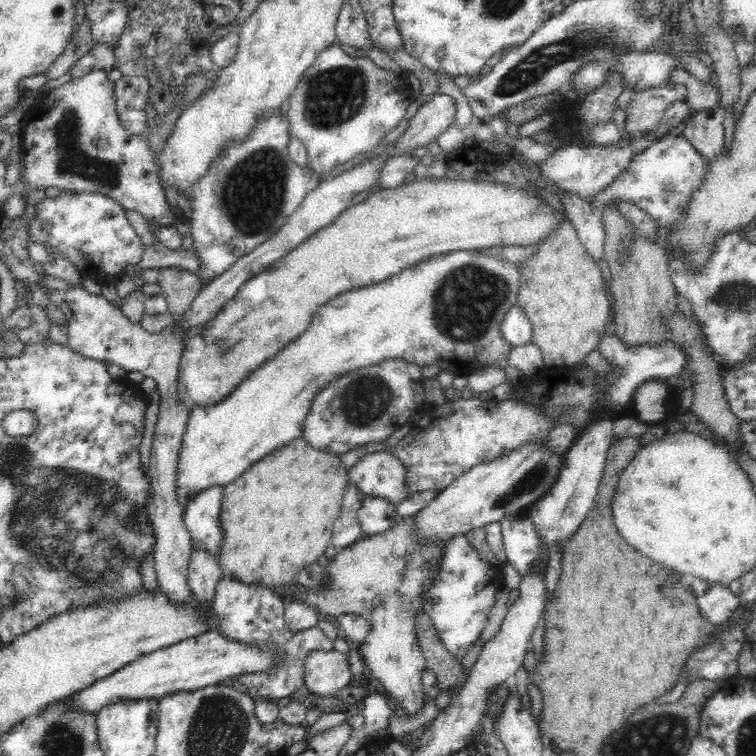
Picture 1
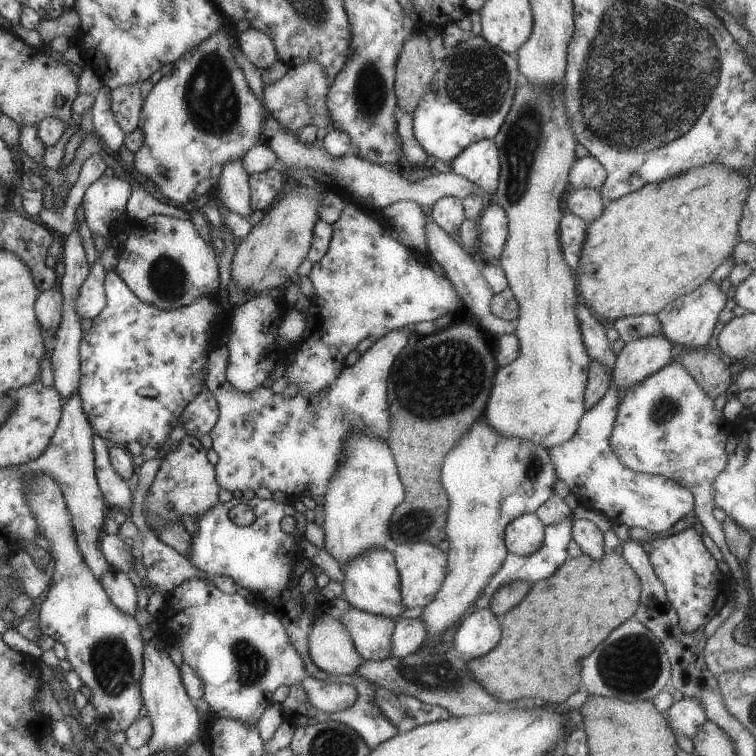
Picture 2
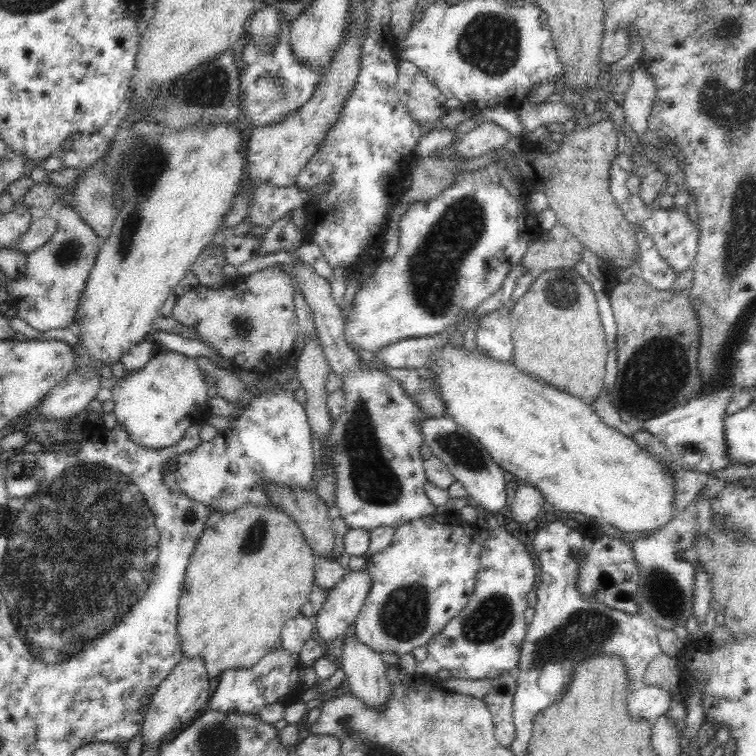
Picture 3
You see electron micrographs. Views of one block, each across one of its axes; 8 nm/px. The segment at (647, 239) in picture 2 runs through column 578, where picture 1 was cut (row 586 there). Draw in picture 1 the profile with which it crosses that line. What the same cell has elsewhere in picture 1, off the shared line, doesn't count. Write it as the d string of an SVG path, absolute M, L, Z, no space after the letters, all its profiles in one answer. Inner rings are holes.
M300 437L265 456L245 470L242 476L223 486L218 516L222 540L220 553L216 558L224 577L241 584L268 588L280 595L294 590L298 584L298 575L310 564L318 562L330 546L333 526L348 483L346 469L342 467L338 455L318 451Z

